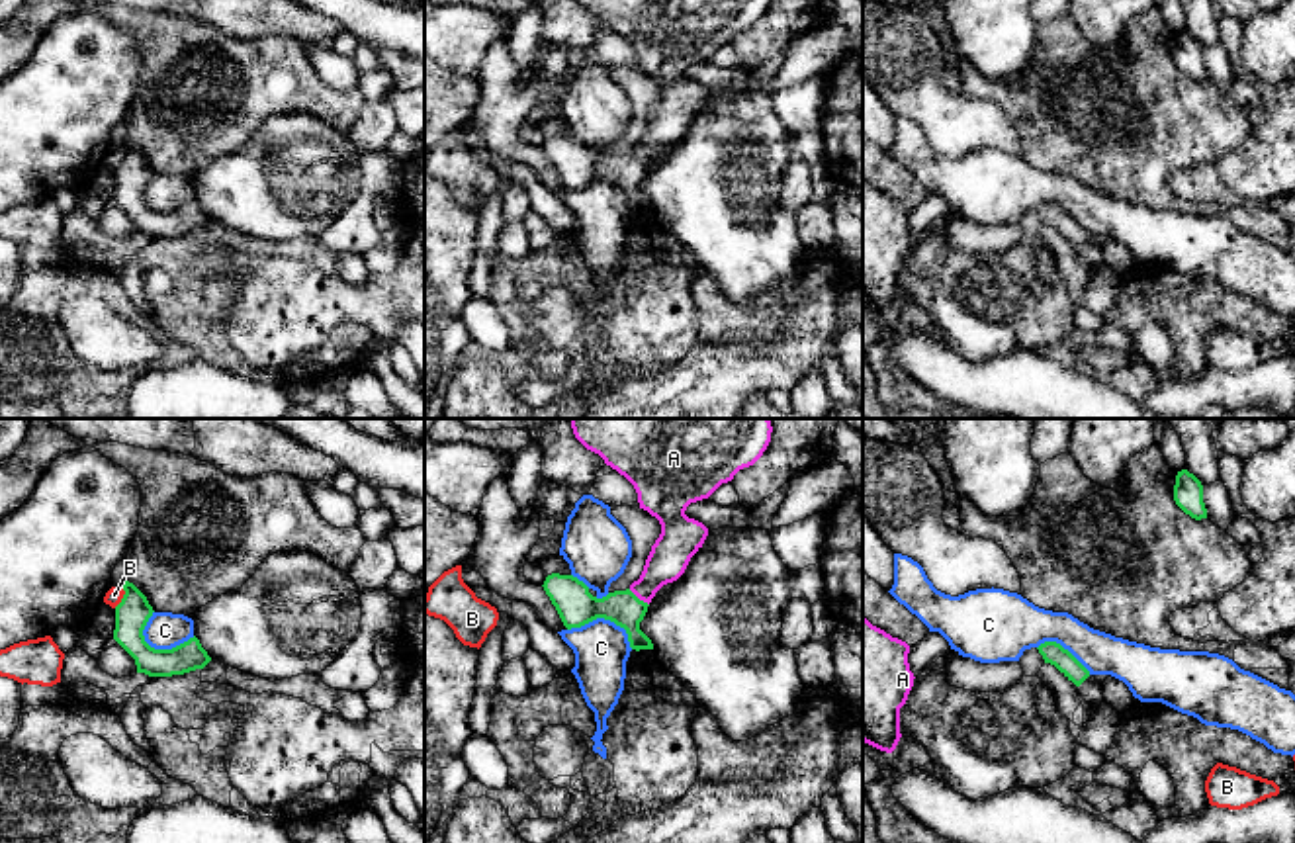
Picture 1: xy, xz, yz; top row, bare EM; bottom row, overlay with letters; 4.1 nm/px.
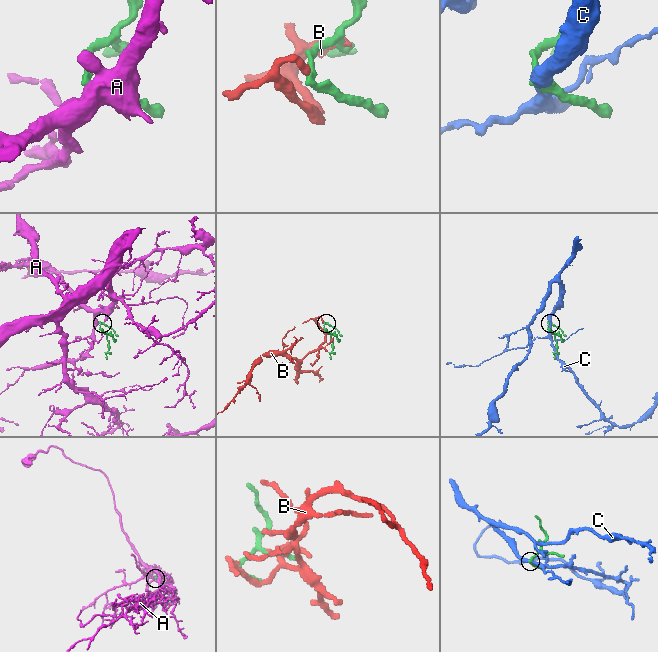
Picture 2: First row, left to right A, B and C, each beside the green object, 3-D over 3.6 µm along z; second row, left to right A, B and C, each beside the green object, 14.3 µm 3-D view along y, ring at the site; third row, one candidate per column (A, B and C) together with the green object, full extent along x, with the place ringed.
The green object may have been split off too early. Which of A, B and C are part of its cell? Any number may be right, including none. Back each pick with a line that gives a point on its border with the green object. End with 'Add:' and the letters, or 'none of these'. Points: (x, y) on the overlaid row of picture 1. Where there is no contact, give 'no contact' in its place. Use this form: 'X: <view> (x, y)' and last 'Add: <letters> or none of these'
A: xz (636, 597)
Add: A

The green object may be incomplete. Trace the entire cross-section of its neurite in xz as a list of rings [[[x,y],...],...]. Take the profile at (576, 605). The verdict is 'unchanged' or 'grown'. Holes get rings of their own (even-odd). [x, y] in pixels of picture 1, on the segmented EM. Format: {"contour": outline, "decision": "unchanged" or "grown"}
{"contour": [[[569,419],[575,438],[599,454],[606,466],[624,475],[638,493],[640,509],[648,510],[661,524],[661,534],[651,546],[644,571],[626,591],[608,593],[597,599],[589,587],[573,575],[552,573],[544,591],[556,606],[567,630],[581,628],[604,618],[624,628],[630,647],[653,649],[651,640],[640,630],[655,593],[677,581],[691,557],[702,548],[708,528],[685,514],[691,503],[708,499],[722,483],[753,466],[771,442],[769,419]]], "decision": "grown"}

